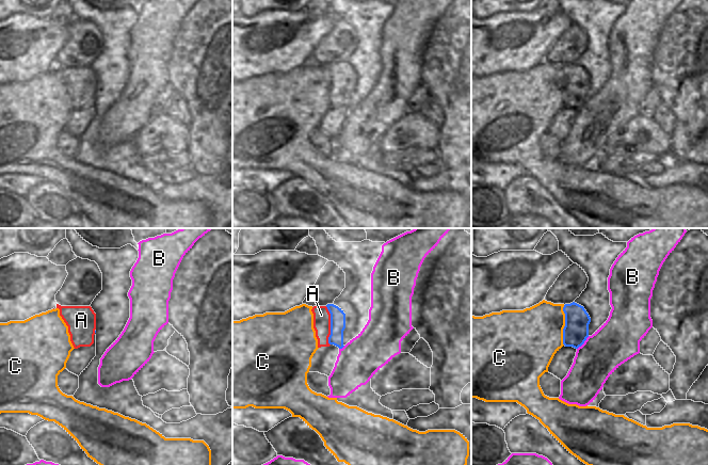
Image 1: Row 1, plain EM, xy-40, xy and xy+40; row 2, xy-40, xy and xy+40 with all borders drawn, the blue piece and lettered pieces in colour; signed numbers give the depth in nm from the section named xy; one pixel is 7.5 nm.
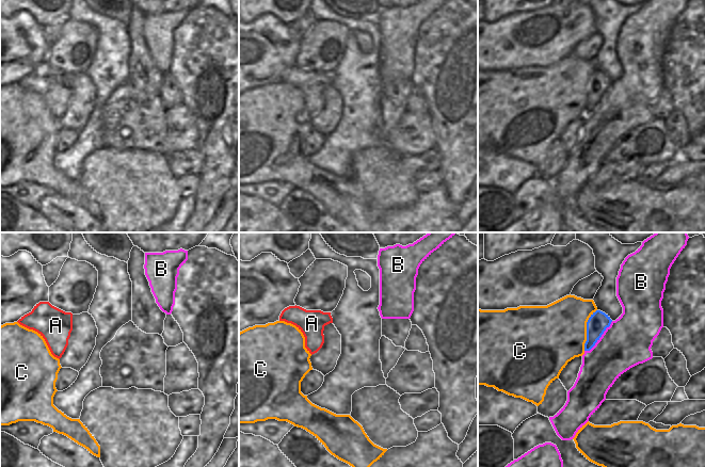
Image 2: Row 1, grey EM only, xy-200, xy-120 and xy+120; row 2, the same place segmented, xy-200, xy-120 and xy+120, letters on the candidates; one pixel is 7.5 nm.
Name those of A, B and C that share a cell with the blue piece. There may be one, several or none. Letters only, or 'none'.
A

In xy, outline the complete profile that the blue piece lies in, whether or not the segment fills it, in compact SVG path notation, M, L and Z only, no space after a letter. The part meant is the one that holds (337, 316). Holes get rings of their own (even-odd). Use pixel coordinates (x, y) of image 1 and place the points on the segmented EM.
M334 304L313 306L313 328L318 339L318 348L334 344L339 349L343 346L343 331L345 328L345 314Z

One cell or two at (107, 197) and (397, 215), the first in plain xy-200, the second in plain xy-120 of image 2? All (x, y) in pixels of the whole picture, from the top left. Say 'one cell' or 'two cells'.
two cells

